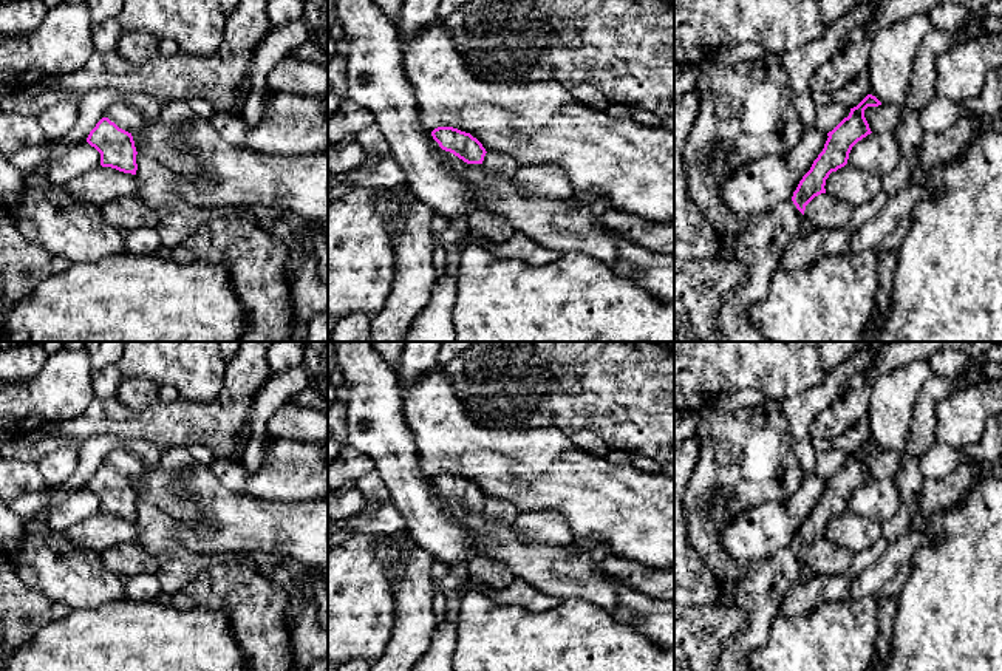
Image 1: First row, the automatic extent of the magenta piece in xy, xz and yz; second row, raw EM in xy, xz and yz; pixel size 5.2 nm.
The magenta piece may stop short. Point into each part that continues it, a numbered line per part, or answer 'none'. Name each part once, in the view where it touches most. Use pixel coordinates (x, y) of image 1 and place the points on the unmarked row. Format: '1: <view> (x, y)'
1: yz (767, 582)

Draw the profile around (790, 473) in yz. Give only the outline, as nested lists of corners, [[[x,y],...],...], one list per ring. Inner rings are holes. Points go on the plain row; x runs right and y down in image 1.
[[[765,399],[761,407],[722,413],[711,404],[699,410],[693,434],[700,444],[699,459],[690,475],[683,507],[688,541],[719,581],[741,581],[750,563],[736,561],[722,544],[722,529],[739,513],[764,502],[782,502],[793,496],[804,481],[803,468],[790,447],[790,431],[778,399]]]

